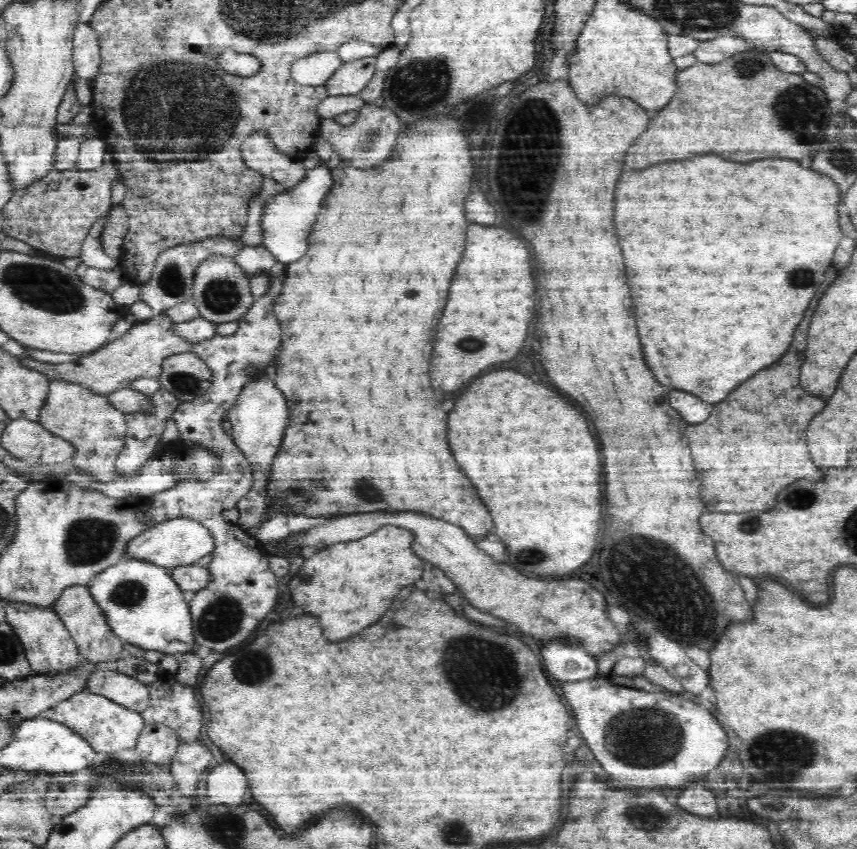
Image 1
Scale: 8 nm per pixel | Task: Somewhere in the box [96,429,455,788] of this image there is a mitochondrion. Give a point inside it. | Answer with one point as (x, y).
(220, 619)

